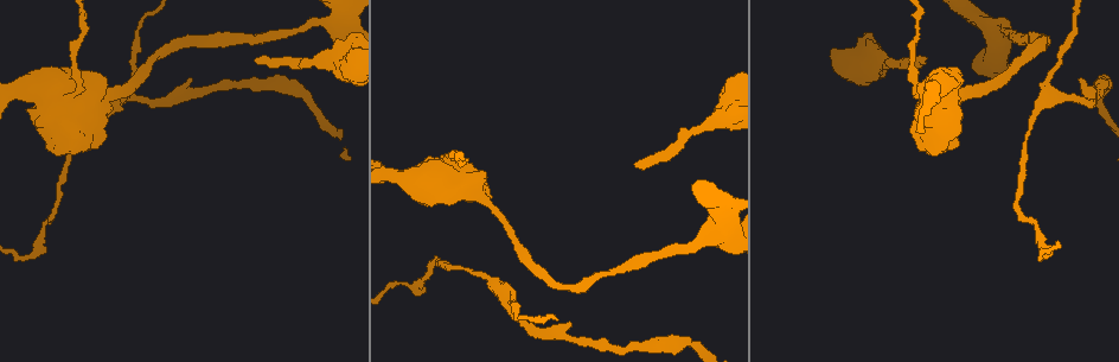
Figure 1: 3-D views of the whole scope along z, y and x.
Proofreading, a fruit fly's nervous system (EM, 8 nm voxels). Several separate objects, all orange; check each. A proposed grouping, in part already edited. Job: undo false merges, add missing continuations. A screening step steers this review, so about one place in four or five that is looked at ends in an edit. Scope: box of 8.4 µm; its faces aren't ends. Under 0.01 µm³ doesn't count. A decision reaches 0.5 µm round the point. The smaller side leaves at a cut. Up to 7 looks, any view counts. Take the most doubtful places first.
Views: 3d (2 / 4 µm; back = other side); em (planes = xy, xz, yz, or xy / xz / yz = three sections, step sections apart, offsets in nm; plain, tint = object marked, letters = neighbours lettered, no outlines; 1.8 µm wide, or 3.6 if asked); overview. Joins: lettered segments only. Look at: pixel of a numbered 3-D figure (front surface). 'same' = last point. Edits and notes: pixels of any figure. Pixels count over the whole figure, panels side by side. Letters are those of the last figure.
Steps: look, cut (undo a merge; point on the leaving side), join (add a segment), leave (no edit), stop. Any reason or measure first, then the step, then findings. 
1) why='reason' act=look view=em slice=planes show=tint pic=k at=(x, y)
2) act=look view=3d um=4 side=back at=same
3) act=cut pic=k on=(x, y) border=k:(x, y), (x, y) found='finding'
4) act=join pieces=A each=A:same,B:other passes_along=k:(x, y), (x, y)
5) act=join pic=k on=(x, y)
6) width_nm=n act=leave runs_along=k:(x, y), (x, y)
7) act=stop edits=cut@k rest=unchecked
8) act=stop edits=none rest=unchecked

why='branch stops here' act=look view=em slice=xy step=8 show=letters pic=1 at=(925, 63)

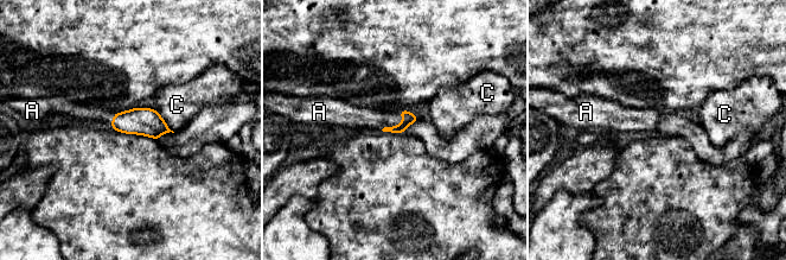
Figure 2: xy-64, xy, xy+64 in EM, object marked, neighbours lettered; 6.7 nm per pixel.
why='cut it another way' act=look view=em slice=planes show=letters at=same

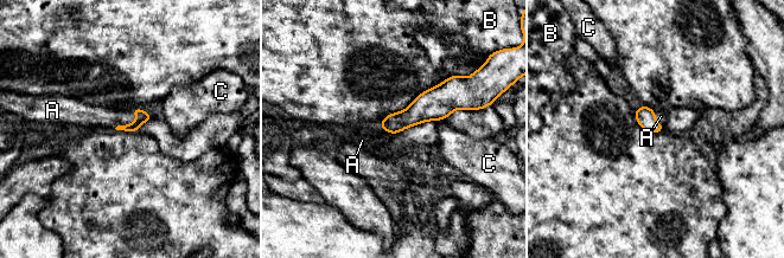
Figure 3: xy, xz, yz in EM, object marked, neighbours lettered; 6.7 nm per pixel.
act=join pieces=A each=A:same,B:other,C:other passes_along=3:(141, 116), (129, 124), (94, 117) found='it goes on there'

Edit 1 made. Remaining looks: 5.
why='redraw' act=look view=overview

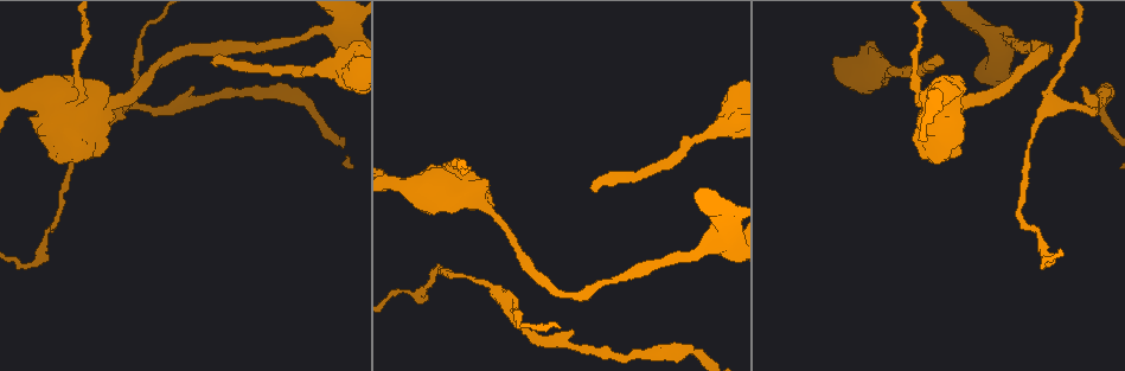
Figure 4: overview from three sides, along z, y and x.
act=look view=3d um=4 side=back pic=4 at=(1082, 86)

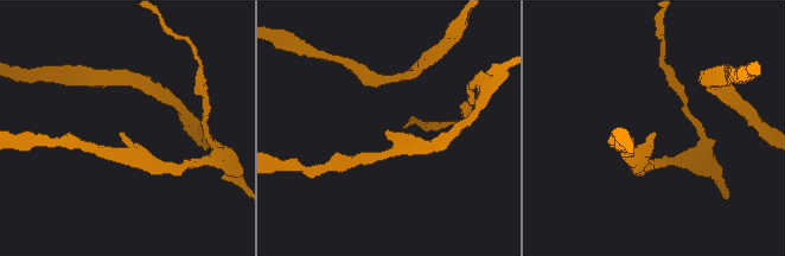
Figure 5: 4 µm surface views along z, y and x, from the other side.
act=look view=em um=3.6 slice=planes show=letters pic=5 at=(389, 130)

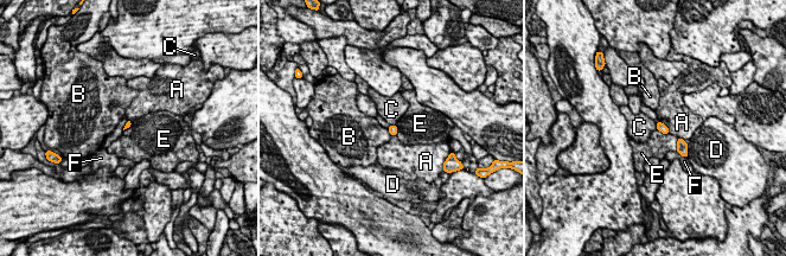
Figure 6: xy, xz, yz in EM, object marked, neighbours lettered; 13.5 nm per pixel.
act=leave each=A:other,B:other,C:other,D:other,E:other,F:other border=6:(394, 123), (390, 126) found='no lettered segment goes on from it'

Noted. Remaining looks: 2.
why='thick turns thin' act=look view=em slice=xy step=4 show=tint pic=4 at=(1051, 106)

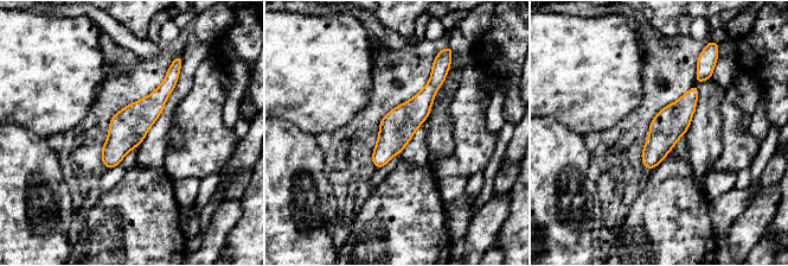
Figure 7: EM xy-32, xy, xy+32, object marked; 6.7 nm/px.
why='another direction' act=look view=em slice=planes show=letters at=same

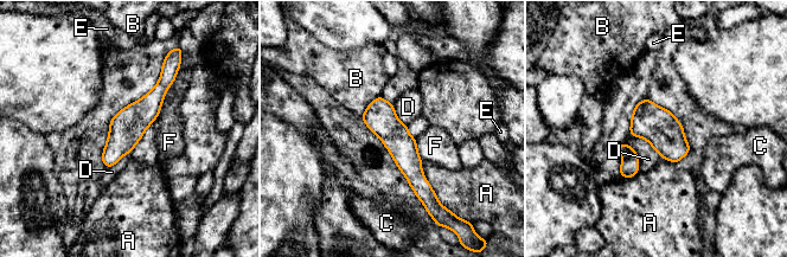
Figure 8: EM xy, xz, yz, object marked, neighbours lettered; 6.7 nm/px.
width_nm=220 act=leave each=A:other,B:other,C:other,D:other,E:other,F:other runs_along=8:(164, 72), (108, 164) found='one neuron here'

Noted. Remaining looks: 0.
act=stop edits=join@3 rest=unchecked

